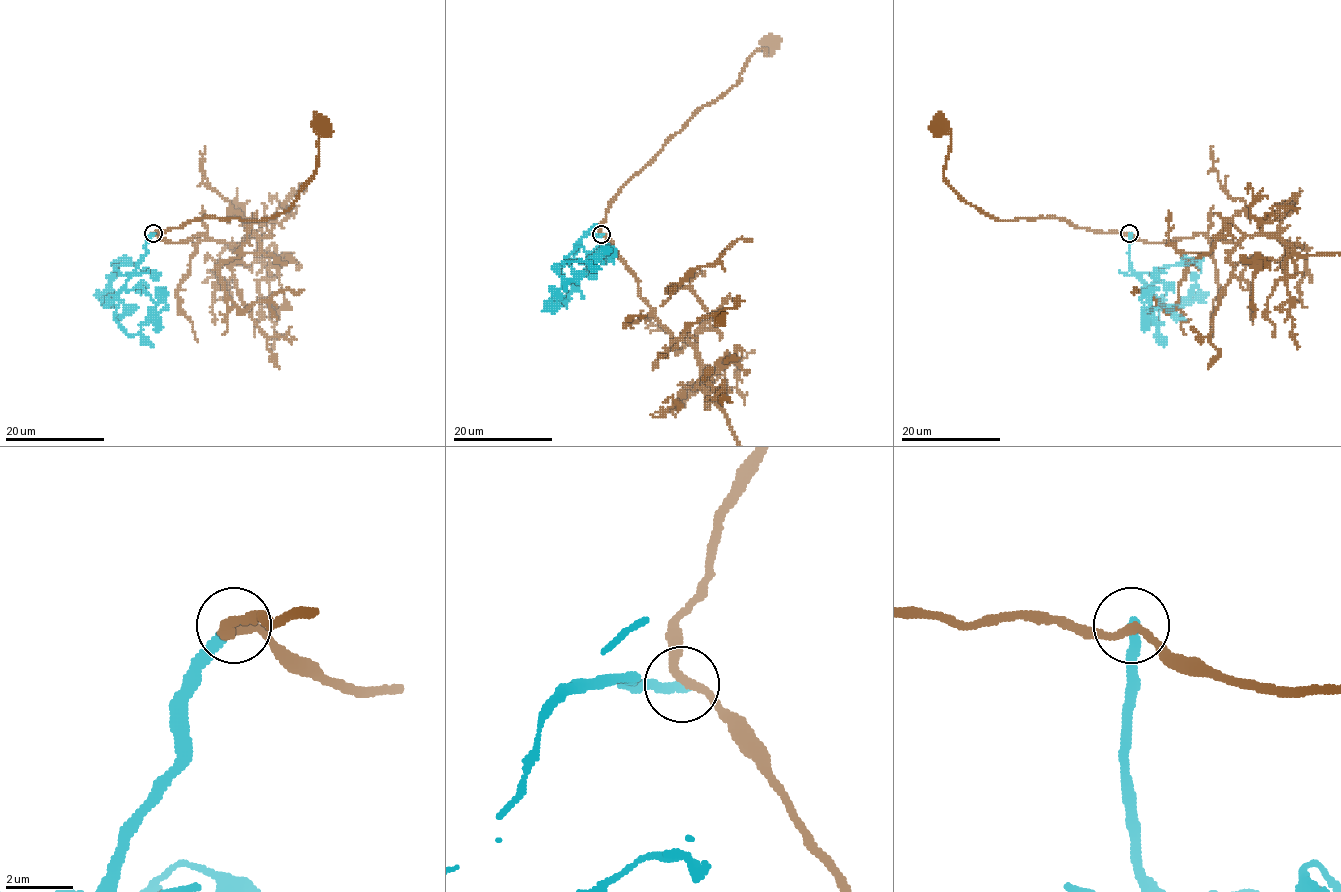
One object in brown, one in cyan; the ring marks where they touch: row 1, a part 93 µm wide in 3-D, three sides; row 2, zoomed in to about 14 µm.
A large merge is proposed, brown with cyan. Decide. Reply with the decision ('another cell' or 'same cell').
another cell

